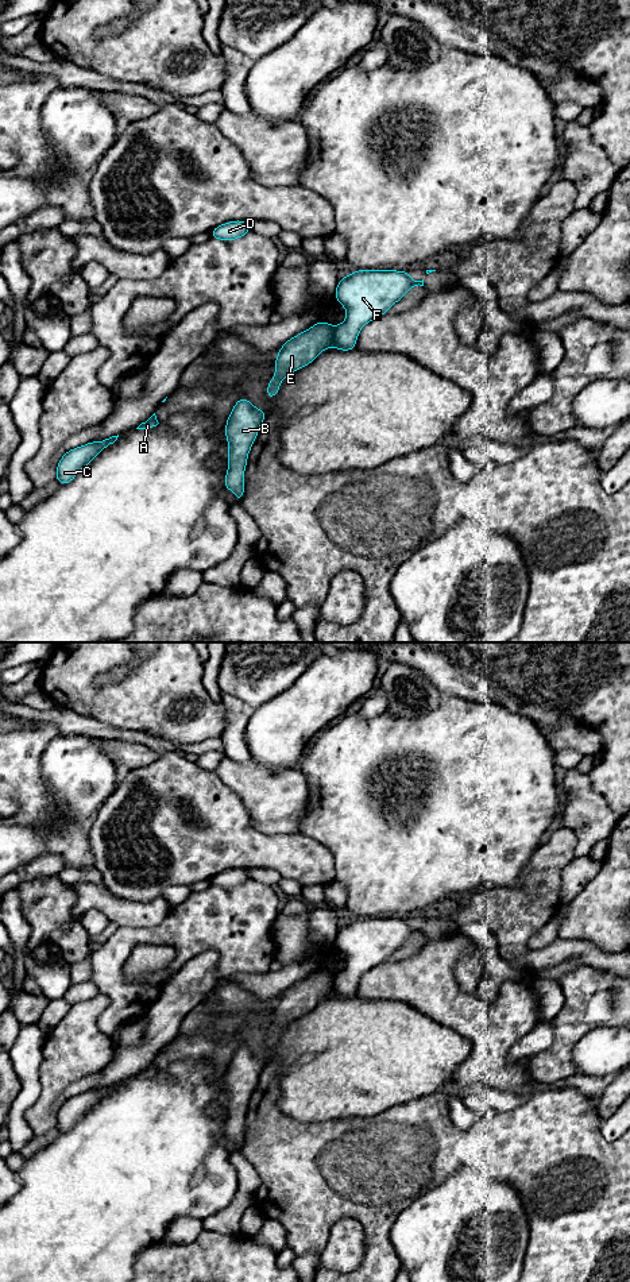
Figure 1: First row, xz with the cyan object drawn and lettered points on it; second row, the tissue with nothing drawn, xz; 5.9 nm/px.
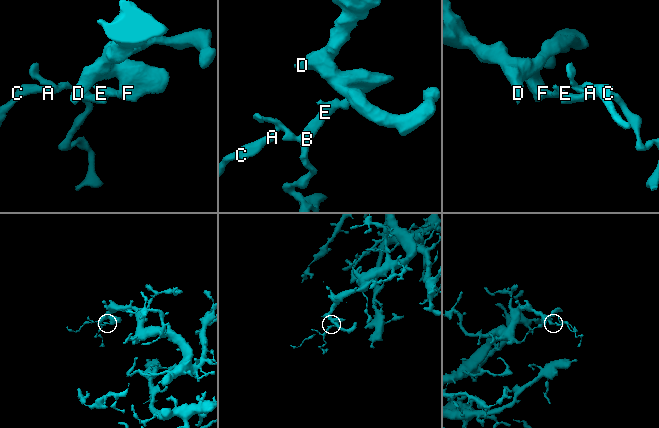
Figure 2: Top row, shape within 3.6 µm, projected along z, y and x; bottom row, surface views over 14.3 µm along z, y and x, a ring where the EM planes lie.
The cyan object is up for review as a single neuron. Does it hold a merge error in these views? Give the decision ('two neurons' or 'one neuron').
two neurons

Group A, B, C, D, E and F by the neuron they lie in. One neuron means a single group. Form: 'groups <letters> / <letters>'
groups A B C E / D F

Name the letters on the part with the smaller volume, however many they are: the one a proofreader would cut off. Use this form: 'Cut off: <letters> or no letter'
Cut off: A, B, C, E

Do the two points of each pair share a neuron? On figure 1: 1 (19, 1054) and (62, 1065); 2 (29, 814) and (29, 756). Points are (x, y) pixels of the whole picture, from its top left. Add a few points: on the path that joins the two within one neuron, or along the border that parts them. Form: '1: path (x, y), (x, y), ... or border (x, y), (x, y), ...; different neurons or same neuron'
1: border (46, 1034), (39, 1066), (39, 1091); different neurons
2: path (29, 799), (29, 771); same neuron

